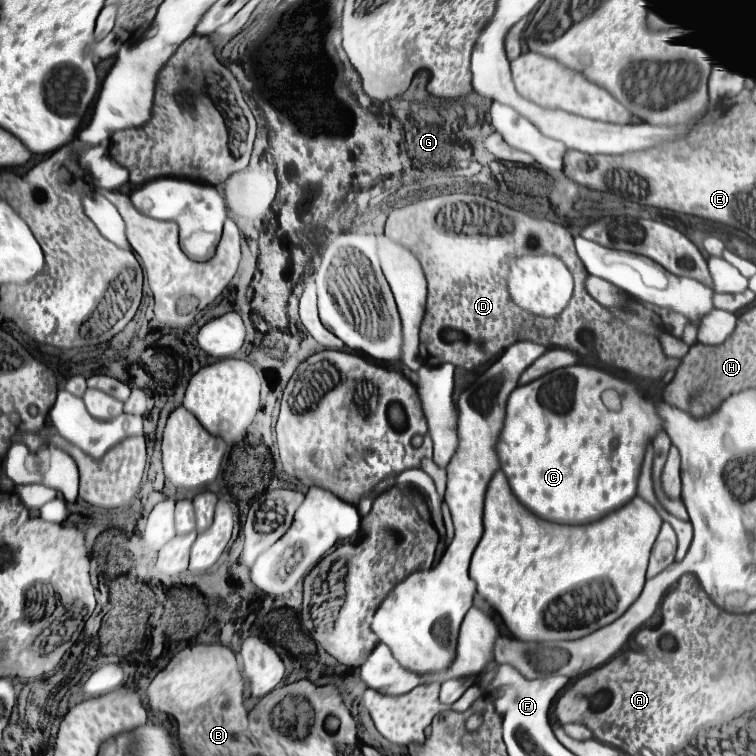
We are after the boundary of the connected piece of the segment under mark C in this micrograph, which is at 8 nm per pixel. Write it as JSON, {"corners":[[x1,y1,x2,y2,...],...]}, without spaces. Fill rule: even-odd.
{"corners":[[574,364,574,366,564,368,564,376,568,376,568,380,572,380,572,408,568,408,568,412,564,412,564,416,556,416,556,412,548,412,548,408,540,408,540,400,536,400,536,392,540,392,540,384,544,384,544,376,538,378,538,380,534,380,534,382,530,382,530,384,526,384,526,386,518,386,518,388,510,394,510,398,508,398,508,402,506,402,504,428,502,428,502,432,500,432,500,440,496,442,496,454,498,454,498,460,500,460,500,470,506,474,508,484,510,484,510,488,514,490,514,496,516,496,518,502,520,502,522,506,526,506,532,514,536,514,536,516,542,518,542,520,556,522,556,524,590,524,590,522,600,520,600,518,606,516,608,512,618,510,620,506,628,504,628,502,632,500,632,496,636,496,636,478,634,478,634,476,640,474,640,464,642,464,642,460,644,460,644,448,646,448,646,444,648,444,648,440,650,440,650,434,654,436,654,434,660,430,660,420,656,420,656,414,652,412,654,402,652,402,652,400,646,400,646,398,636,390,636,386,632,386,630,382,624,382,624,380,620,380,620,378,616,378,616,376,612,376,612,374,604,372,604,370,600,370,600,368],[608,388,614,388,614,390,620,394,620,398,622,398,622,408,620,408,620,412,612,412,612,410,608,410,608,408,602,404,600,396,602,396,602,392,608,390]]}

